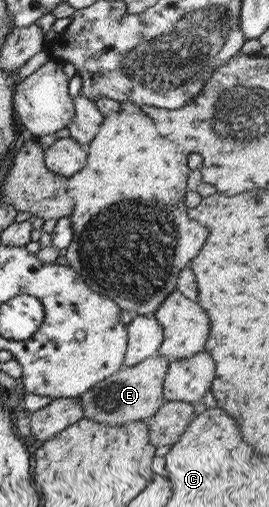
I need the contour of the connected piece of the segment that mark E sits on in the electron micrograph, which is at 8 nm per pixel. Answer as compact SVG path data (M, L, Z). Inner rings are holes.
M159 354L151 355L134 366L117 369L111 376L88 388L79 396L83 417L113 426L153 416L166 401L162 395L162 384L169 363L165 359Z

